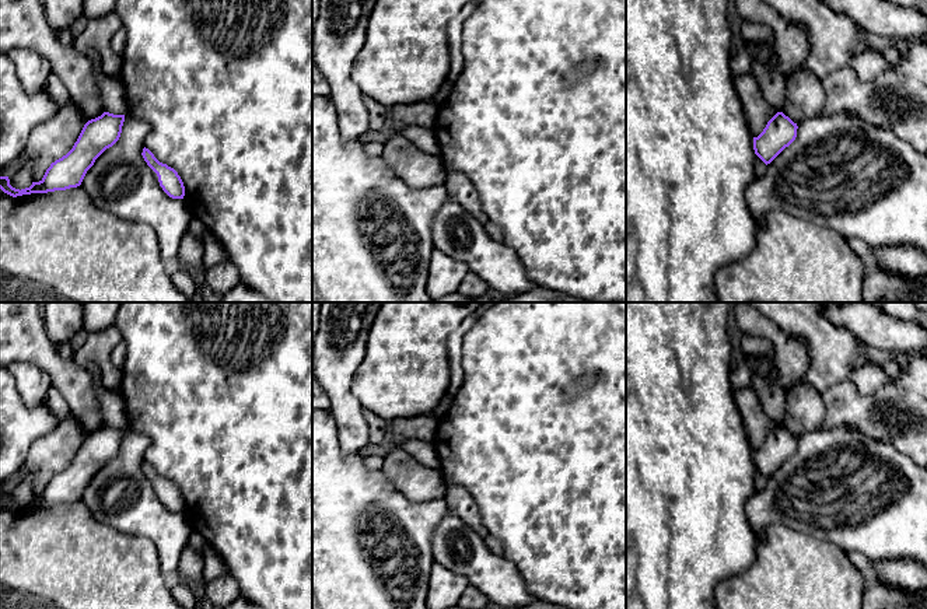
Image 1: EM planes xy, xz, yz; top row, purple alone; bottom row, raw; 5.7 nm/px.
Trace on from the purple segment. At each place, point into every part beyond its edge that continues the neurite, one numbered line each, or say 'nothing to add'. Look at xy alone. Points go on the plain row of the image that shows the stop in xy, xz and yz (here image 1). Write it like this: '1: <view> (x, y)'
nothing to add

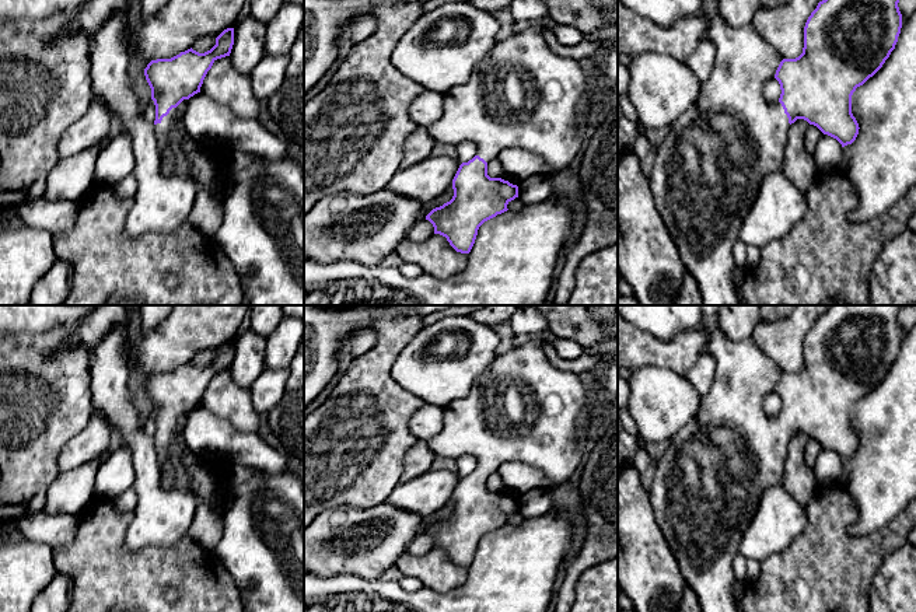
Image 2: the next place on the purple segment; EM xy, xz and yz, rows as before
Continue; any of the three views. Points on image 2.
1: xy (223, 397)

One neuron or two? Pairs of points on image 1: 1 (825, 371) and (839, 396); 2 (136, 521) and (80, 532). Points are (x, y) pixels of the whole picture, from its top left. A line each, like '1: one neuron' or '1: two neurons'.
1: two neurons
2: two neurons

